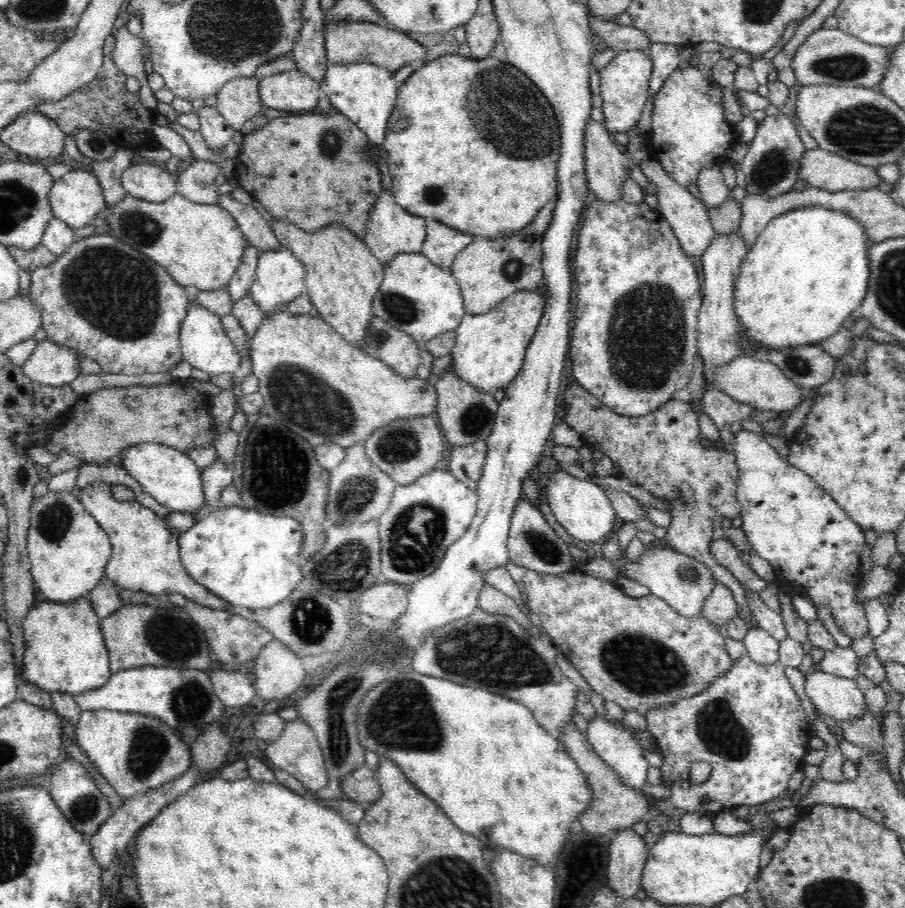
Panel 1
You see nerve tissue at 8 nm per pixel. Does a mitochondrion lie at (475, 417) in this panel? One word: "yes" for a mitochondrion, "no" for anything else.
yes

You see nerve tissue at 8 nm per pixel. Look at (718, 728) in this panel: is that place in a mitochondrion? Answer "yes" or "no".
yes

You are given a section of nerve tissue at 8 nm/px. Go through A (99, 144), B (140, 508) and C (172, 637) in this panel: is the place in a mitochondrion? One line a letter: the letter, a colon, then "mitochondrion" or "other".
A: mitochondrion
B: other
C: mitochondrion

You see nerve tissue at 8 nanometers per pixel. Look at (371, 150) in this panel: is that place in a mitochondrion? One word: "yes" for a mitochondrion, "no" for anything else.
no

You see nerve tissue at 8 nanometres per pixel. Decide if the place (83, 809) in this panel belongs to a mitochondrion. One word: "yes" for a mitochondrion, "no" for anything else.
yes

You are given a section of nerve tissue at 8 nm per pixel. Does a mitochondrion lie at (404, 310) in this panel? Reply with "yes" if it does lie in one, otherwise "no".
yes

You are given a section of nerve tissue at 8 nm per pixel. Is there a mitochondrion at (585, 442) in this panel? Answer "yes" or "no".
no

